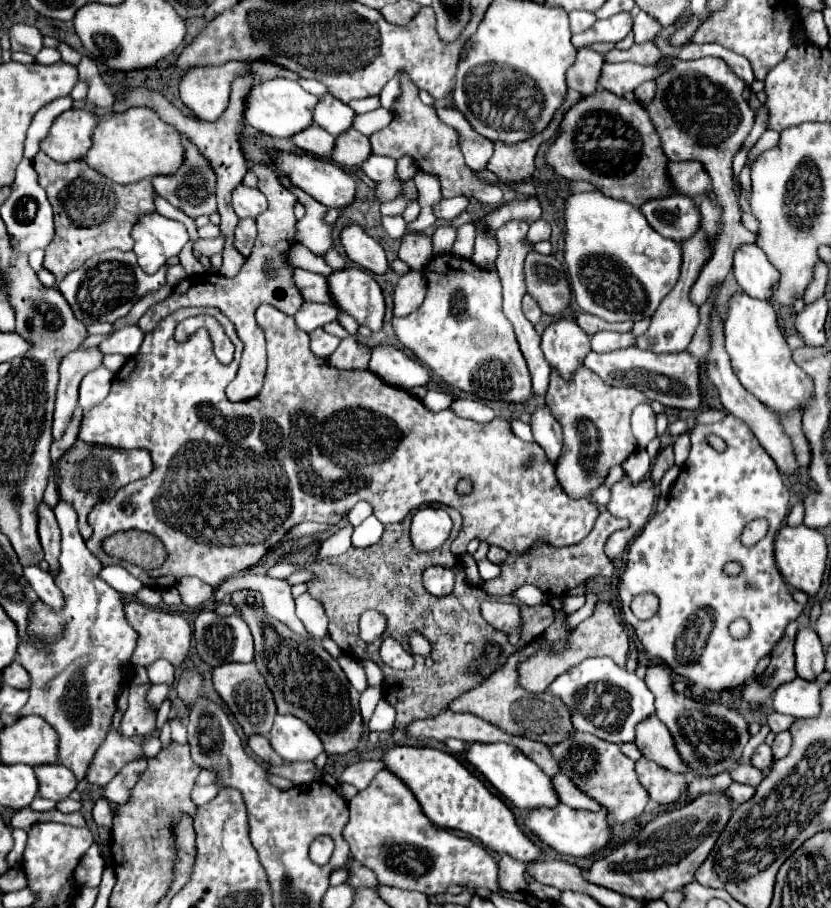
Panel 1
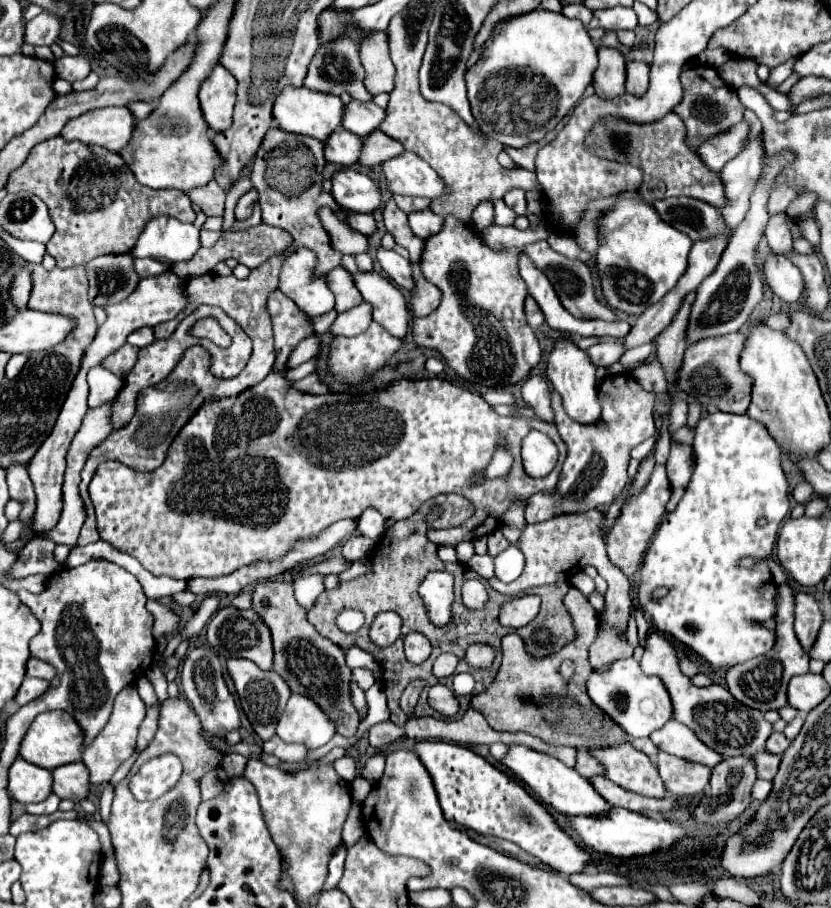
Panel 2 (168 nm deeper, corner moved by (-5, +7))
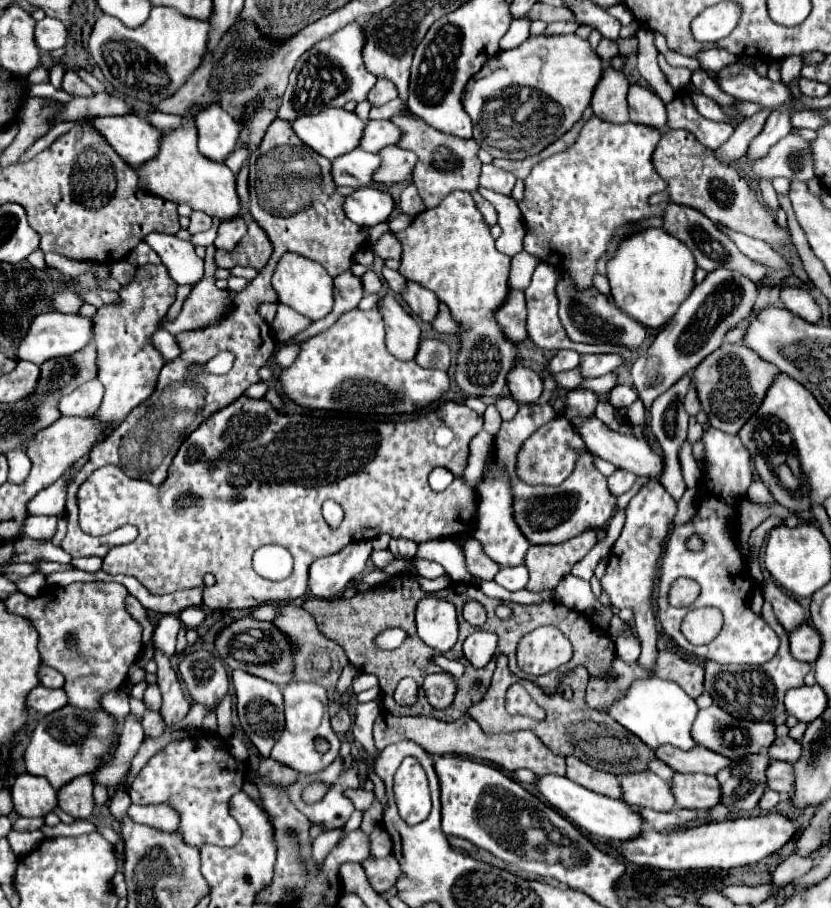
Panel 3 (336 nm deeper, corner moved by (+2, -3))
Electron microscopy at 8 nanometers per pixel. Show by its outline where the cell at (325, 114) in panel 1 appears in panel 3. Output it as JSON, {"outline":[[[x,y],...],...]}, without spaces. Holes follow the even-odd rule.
{"outline":[[[367,121],[365,131],[359,139],[359,147],[369,153],[377,153],[381,147],[395,145],[401,137],[401,131],[391,121]]]}

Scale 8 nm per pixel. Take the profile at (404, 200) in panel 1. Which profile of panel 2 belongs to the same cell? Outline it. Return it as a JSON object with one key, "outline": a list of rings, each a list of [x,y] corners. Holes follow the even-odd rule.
{"outline":[[[390,199],[384,207],[384,223],[386,223],[386,231],[390,235],[394,235],[394,241],[398,245],[402,245],[404,249],[408,249],[410,261],[418,263],[420,255],[422,255],[422,249],[424,249],[424,241],[410,231],[408,217],[406,217],[404,211],[398,209],[394,199]]]}

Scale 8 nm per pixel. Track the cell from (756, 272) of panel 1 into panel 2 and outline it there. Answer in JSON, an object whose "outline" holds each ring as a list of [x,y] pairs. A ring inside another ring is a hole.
{"outline":[[[770,255],[766,265],[764,265],[764,277],[770,289],[784,299],[786,303],[796,303],[802,293],[804,293],[804,277],[792,261],[780,257],[780,255]]]}

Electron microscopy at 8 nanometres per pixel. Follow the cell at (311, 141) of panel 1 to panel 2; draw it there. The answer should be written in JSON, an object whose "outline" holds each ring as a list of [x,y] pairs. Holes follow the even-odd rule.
{"outline":[[[340,129],[332,133],[332,137],[324,143],[324,153],[330,163],[336,163],[340,167],[352,167],[358,163],[362,151],[362,137]]]}

